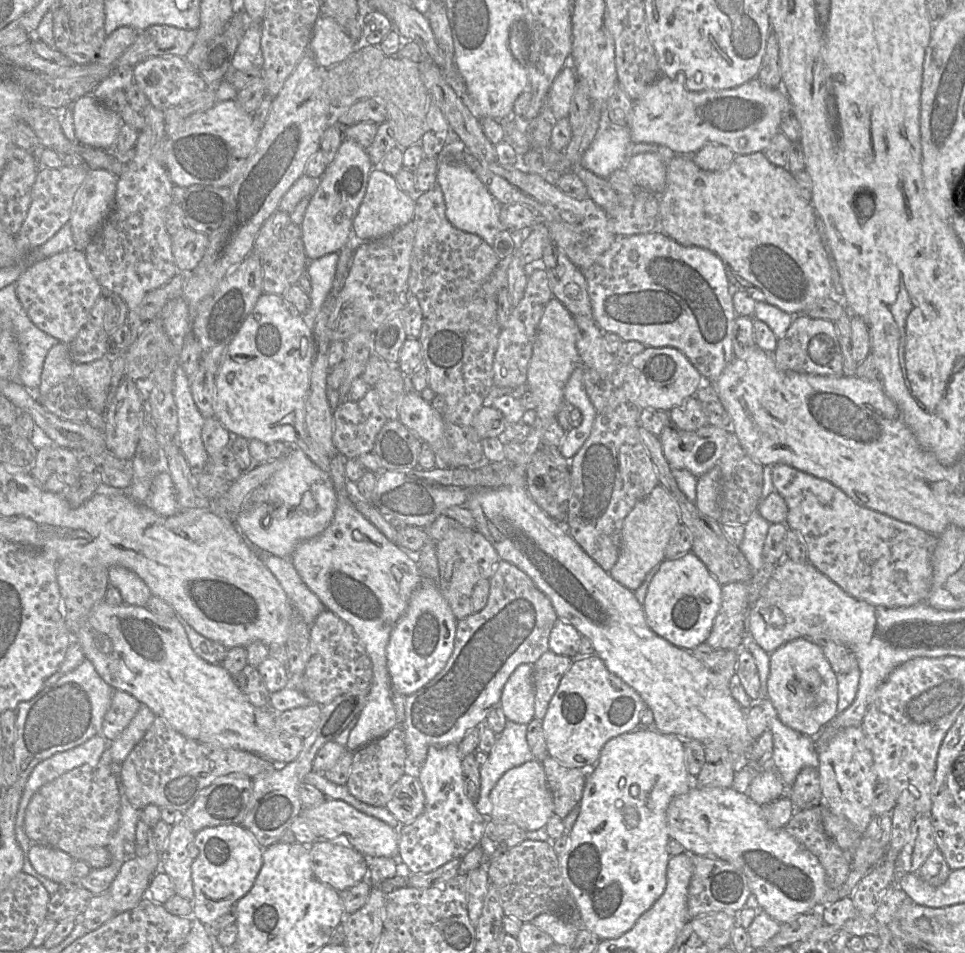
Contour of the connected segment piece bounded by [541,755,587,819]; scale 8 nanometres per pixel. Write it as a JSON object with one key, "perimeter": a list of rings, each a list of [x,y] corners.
{"perimeter":[[[546,755],[542,759],[541,763],[544,768],[548,788],[553,799],[554,815],[563,819],[574,807],[579,806],[587,778],[586,770],[566,767],[549,755]]]}

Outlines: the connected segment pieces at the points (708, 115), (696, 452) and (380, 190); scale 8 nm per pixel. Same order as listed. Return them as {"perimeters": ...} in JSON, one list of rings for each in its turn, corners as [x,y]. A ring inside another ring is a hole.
{"perimeters":[[[[661,75],[641,98],[633,102],[632,118],[628,128],[633,144],[656,144],[667,147],[678,155],[692,156],[707,144],[725,145],[735,155],[742,155],[764,151],[771,139],[780,131],[783,115],[790,110],[790,100],[782,88],[766,87],[756,77],[731,89],[692,92]]],[[[669,423],[659,439],[671,469],[685,469],[696,477],[719,462],[730,429],[707,425],[696,431],[681,431]]],[[[374,168],[368,178],[363,200],[352,223],[352,237],[369,241],[389,235],[413,219],[414,197],[401,190],[396,179],[379,168]]]]}

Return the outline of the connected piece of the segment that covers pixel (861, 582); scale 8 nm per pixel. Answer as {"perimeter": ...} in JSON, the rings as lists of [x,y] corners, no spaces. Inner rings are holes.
{"perimeter":[[[786,464],[772,467],[772,483],[787,504],[787,527],[799,534],[807,547],[808,562],[846,593],[886,608],[926,601],[936,536],[860,506],[829,481]]]}

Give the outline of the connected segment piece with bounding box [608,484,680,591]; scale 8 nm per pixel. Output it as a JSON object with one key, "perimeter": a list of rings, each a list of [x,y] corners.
{"perimeter":[[[656,485],[650,494],[639,500],[624,518],[620,551],[616,563],[608,572],[610,576],[627,589],[636,590],[647,573],[664,560],[665,547],[679,523],[678,505],[661,485]]]}

